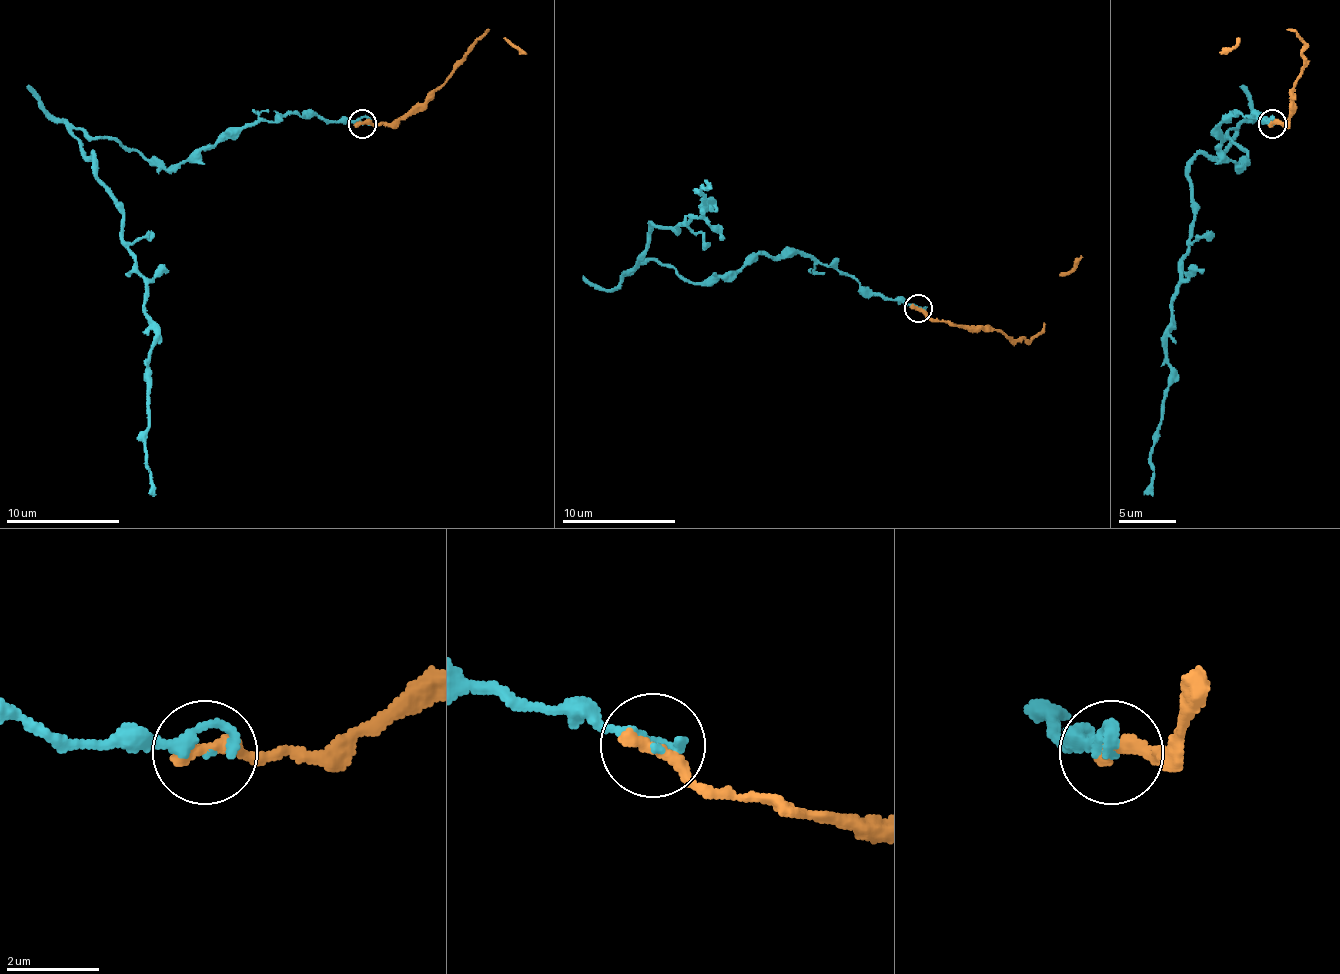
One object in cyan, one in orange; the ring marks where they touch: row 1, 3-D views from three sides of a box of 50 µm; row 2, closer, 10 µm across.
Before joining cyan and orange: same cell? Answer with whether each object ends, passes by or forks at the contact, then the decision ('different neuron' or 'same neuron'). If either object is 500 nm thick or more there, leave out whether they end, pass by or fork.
cyan ends | orange ends | same neuron

